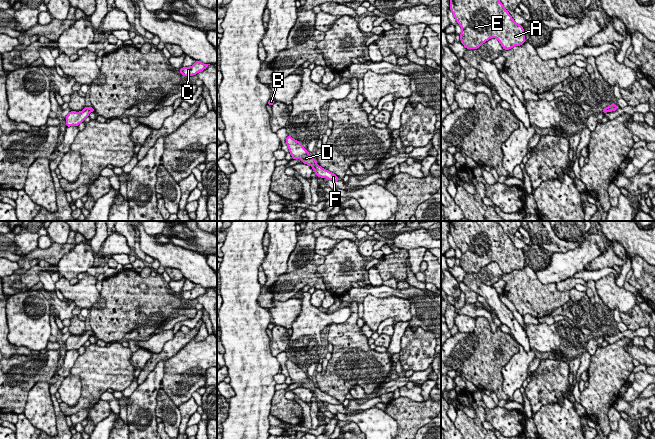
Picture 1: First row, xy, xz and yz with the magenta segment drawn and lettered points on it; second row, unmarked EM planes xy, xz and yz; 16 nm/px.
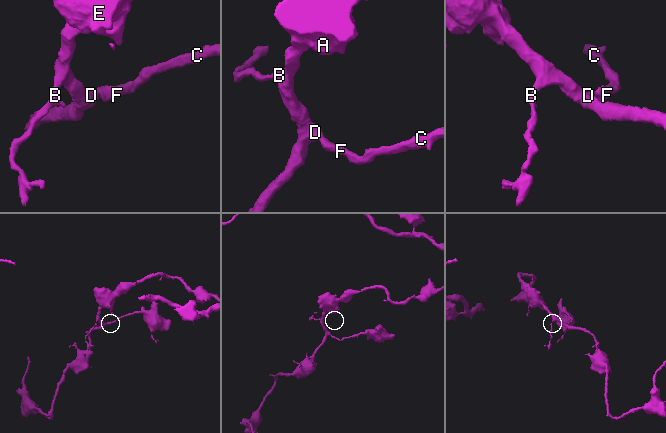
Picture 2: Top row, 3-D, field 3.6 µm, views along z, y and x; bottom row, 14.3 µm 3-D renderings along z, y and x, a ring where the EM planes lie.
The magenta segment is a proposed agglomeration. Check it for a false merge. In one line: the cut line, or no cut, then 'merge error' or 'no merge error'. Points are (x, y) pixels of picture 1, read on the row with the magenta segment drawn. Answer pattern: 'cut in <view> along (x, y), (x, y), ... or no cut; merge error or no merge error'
no cut; no merge error

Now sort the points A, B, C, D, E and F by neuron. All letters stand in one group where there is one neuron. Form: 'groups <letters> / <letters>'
groups A B C D E F

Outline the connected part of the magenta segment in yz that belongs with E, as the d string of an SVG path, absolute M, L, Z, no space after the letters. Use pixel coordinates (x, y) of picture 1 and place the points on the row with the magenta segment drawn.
M450 0L450 10L462 28L460 40L466 49L478 49L492 37L500 42L504 50L525 42L523 26L515 23L499 0Z

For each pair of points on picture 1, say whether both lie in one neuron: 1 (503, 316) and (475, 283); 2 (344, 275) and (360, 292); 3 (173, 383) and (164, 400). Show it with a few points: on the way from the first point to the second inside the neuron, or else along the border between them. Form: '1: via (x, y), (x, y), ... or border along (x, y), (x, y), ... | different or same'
1: via (500, 308), (483, 290) | same
2: border along (352, 288), (348, 291) | different
3: border along (161, 388), (178, 407) | different

